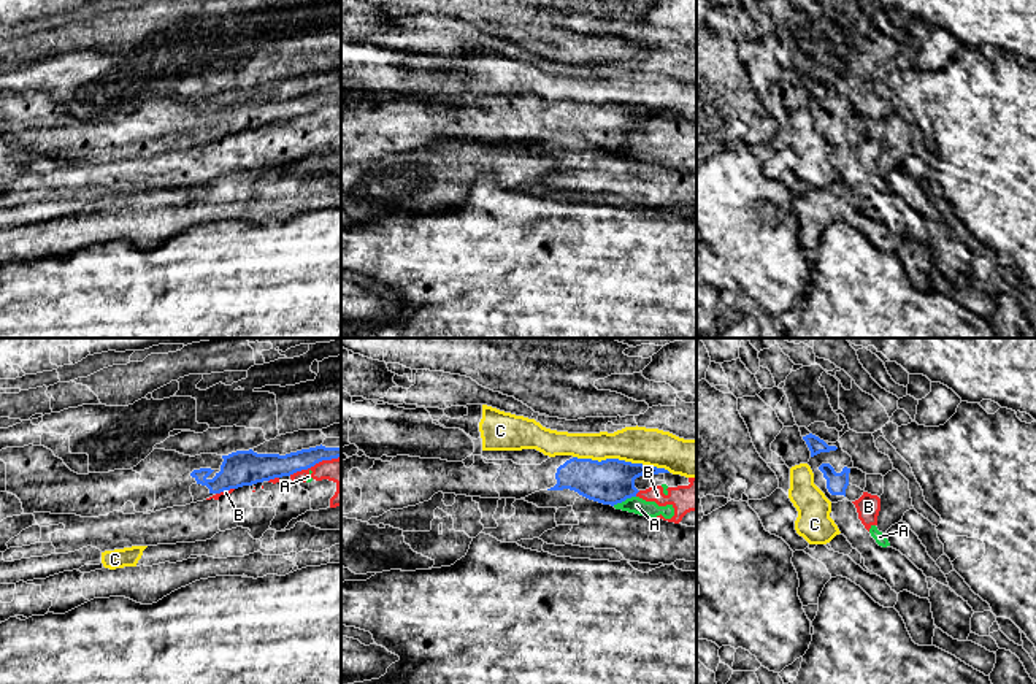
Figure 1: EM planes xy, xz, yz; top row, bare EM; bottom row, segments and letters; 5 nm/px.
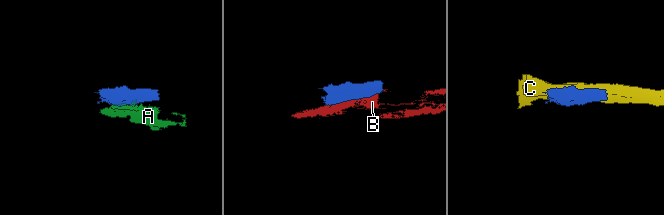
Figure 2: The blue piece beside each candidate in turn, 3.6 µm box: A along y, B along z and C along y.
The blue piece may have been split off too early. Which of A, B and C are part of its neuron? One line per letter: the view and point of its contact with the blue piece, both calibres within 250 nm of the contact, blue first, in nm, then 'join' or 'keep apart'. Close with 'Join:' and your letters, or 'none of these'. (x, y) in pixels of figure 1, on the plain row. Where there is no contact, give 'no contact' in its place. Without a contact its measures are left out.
A: xz (624, 145) | 240/90 nm | keep apart
B: xy (314, 108) | 140/130 nm | keep apart
C: xz (622, 105) | 240/190 nm | keep apart
Join: none of these

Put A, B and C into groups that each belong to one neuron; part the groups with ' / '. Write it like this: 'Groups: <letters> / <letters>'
Groups: A B / C

